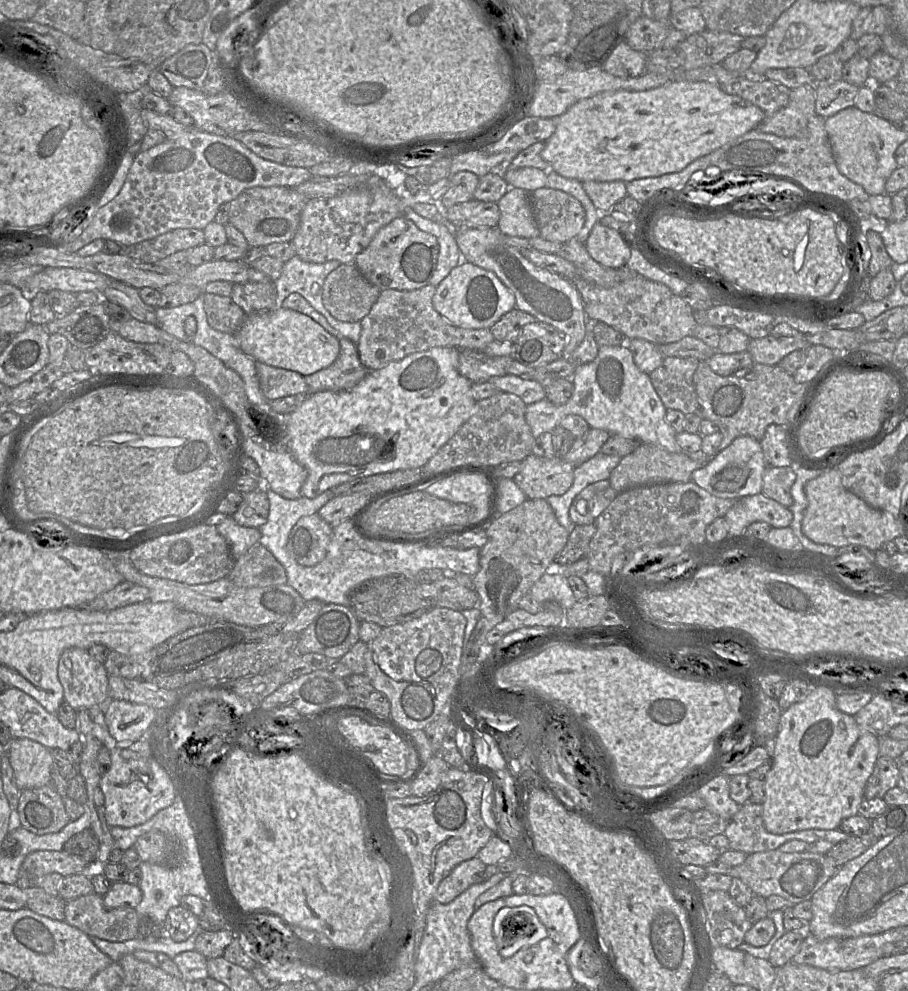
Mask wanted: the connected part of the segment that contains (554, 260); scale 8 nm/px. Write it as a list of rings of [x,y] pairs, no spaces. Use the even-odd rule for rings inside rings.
[[[533,247],[520,252],[535,266],[568,279],[578,290],[590,322],[604,322],[620,331],[628,340],[638,338],[657,345],[669,344],[692,336],[697,326],[691,306],[660,282],[635,275],[612,287],[604,288],[581,277],[576,266],[558,254],[541,252]]]

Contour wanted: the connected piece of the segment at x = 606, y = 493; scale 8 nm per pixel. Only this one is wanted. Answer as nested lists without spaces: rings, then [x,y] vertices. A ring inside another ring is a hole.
[[[609,479],[589,484],[574,498],[570,519],[575,525],[593,524],[617,495]]]

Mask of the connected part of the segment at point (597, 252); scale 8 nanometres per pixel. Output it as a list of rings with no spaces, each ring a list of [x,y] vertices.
[[[599,221],[593,226],[585,247],[596,262],[614,269],[624,267],[631,255],[631,249],[622,234]]]

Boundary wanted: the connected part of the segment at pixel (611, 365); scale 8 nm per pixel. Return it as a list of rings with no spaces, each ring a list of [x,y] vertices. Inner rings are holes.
[[[626,345],[601,346],[597,357],[586,364],[576,366],[572,376],[573,394],[562,405],[555,405],[546,398],[526,406],[525,420],[534,438],[552,432],[569,414],[583,417],[590,428],[602,429],[610,435],[620,435],[654,444],[668,452],[682,452],[676,443],[676,432],[665,419],[667,408],[655,391],[650,375],[635,364]]]

